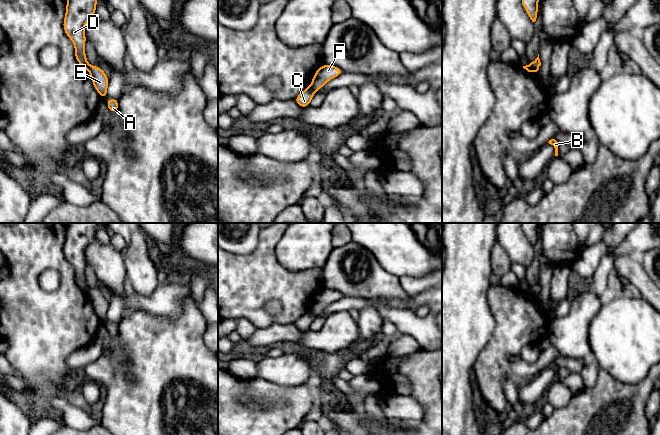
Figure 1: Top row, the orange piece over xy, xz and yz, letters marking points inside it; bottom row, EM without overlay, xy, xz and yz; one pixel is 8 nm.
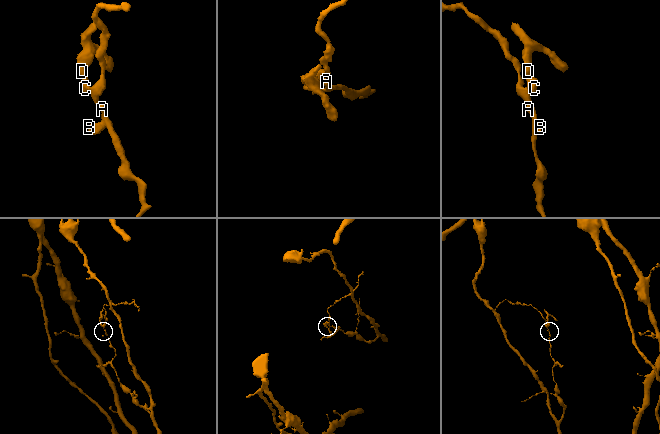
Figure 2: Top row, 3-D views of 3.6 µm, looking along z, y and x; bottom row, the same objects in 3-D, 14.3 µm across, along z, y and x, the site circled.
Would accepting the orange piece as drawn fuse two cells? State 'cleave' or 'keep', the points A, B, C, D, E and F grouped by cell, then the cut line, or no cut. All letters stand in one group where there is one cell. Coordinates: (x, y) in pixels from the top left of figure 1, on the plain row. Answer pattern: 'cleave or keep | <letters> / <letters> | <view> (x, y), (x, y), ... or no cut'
cleave | A B E F / C D | xz (310, 310), (315, 314)

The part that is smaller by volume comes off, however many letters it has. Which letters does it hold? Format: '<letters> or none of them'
C, D

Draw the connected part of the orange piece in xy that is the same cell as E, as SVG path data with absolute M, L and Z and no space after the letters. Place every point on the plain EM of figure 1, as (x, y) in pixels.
M89 290L87 294L92 302L92 307L96 315L99 317L101 323L106 322L106 316L109 307L109 303L106 297L98 290Z

